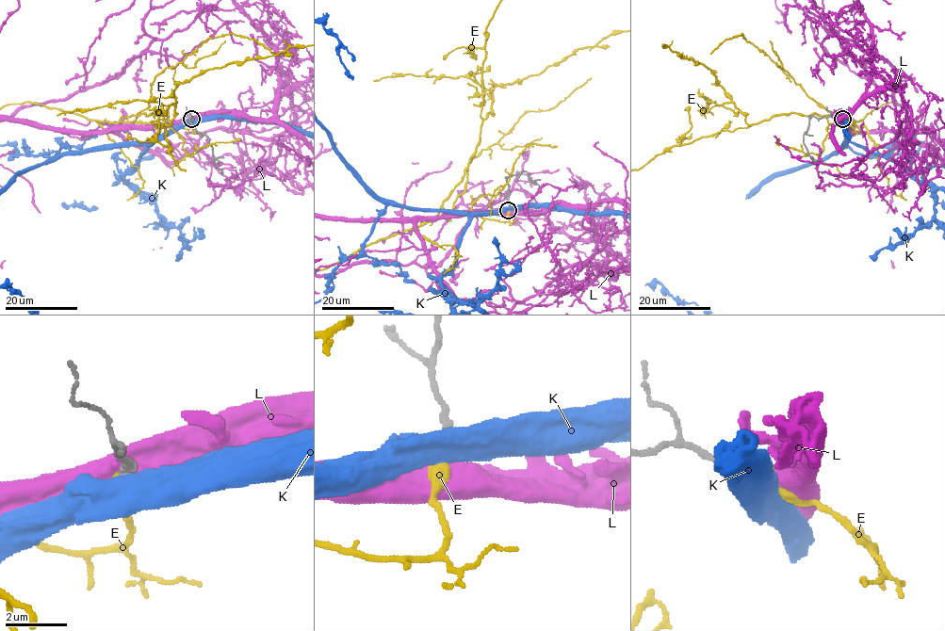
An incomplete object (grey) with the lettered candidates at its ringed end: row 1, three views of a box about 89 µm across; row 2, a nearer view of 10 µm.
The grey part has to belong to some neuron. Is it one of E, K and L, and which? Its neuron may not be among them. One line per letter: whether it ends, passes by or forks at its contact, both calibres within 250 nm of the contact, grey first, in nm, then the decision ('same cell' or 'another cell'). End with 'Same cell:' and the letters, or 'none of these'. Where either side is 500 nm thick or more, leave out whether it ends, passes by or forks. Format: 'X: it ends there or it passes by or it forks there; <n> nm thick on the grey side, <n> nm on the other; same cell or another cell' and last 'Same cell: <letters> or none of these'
E: it ends there; 240 nm thick on the grey side, 480 nm on the other; same cell
K: 260 nm thick on the grey side, 800 nm on the other; another cell
L: 260 nm thick on the grey side, 500 nm on the other; another cell
Same cell: E

